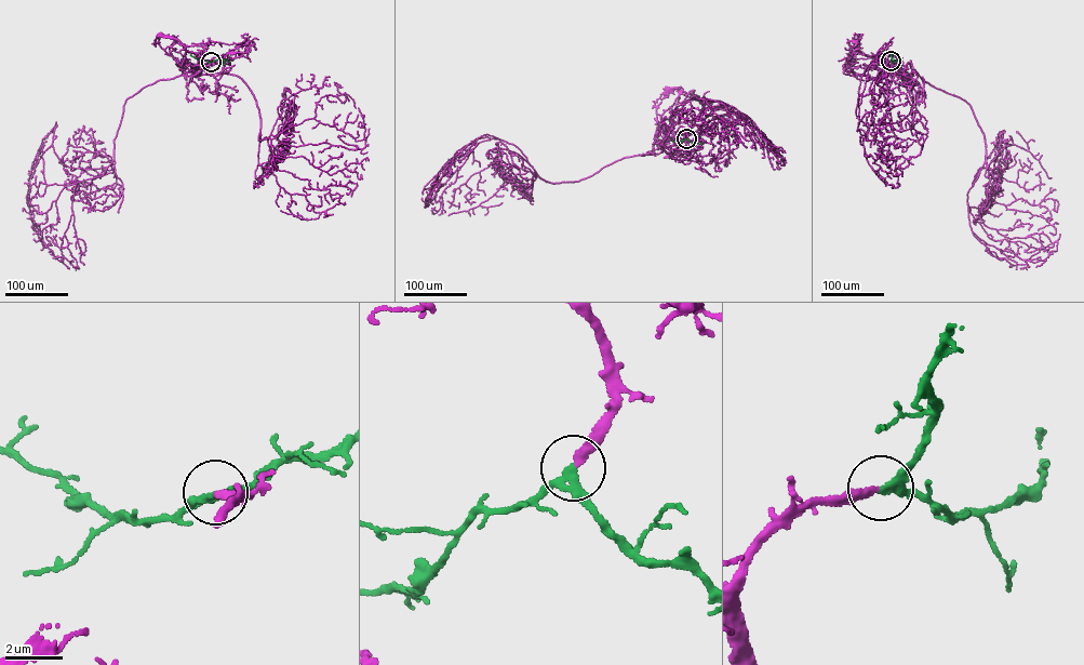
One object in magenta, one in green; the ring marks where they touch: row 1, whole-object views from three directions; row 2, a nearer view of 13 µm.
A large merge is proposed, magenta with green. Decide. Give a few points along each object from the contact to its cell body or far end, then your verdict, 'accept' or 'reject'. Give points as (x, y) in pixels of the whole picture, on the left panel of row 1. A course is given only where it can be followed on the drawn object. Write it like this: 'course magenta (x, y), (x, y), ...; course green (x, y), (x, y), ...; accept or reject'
course magenta (211, 62), (193, 69), (203, 48), (183, 45), (161, 36); course green (211, 62), (190, 54); accept

